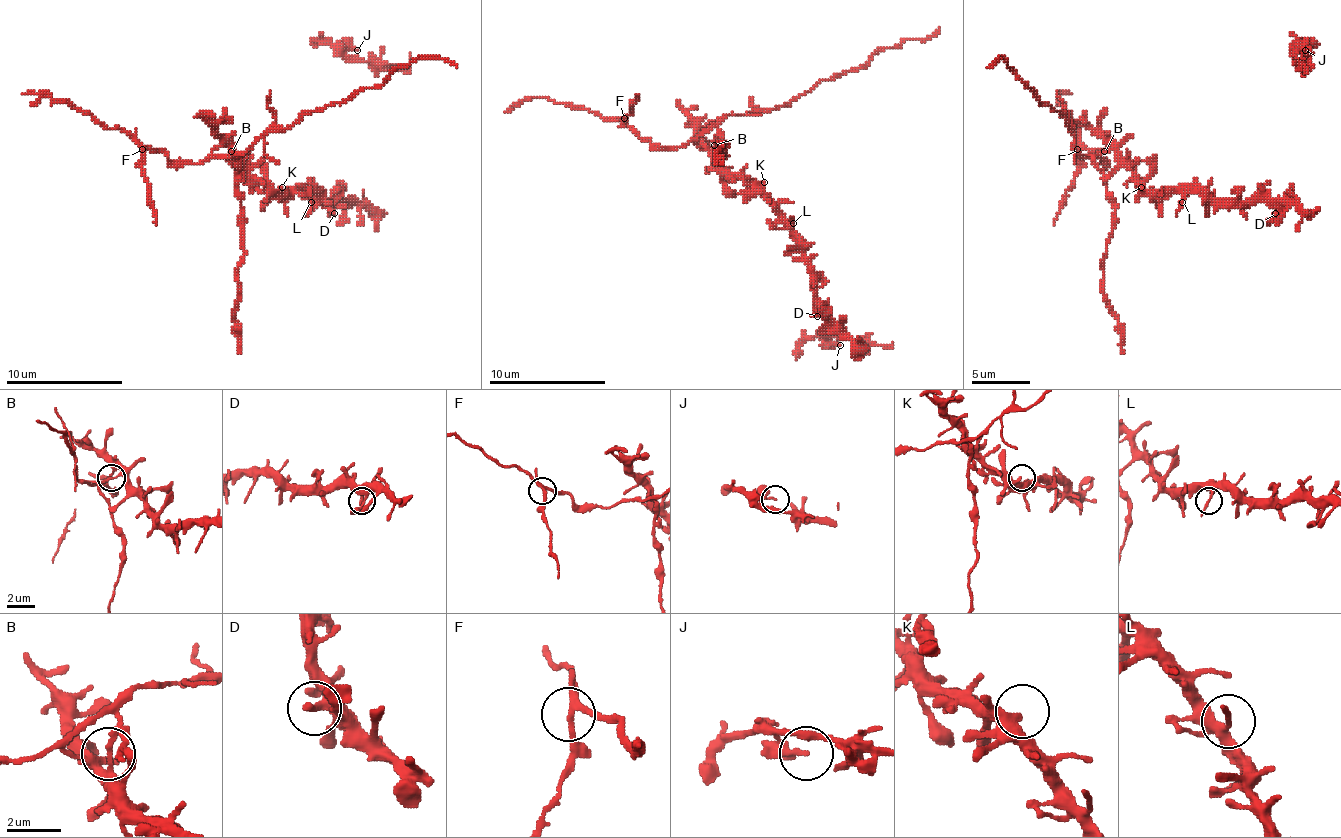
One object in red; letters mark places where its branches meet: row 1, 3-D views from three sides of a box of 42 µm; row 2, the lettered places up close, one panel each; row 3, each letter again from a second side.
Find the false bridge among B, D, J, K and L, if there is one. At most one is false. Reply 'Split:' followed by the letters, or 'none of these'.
Split: B

